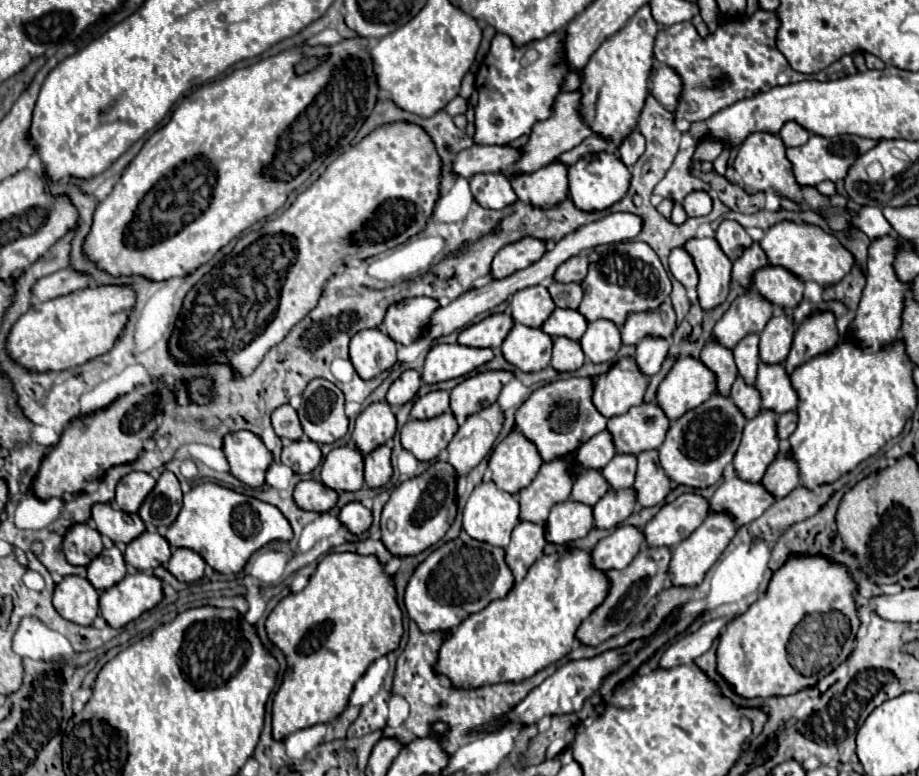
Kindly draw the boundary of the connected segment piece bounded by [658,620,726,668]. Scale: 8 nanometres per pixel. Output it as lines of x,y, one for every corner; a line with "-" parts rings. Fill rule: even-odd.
710,620
700,630
686,634
678,642
674,642
660,658
660,668
670,668
678,664
690,664
694,662
700,654
704,654
717,638
719,638
726,620

